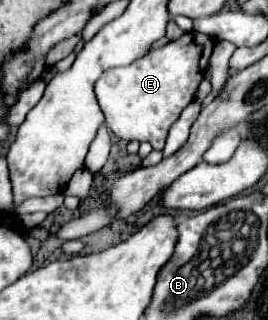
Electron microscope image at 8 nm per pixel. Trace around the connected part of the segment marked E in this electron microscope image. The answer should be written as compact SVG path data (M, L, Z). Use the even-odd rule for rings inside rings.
M188 32L158 50L150 50L130 66L106 70L98 78L94 92L110 130L122 140L150 142L154 150L162 150L170 126L194 100L196 90L204 80L204 70L208 68L212 50L212 36Z

